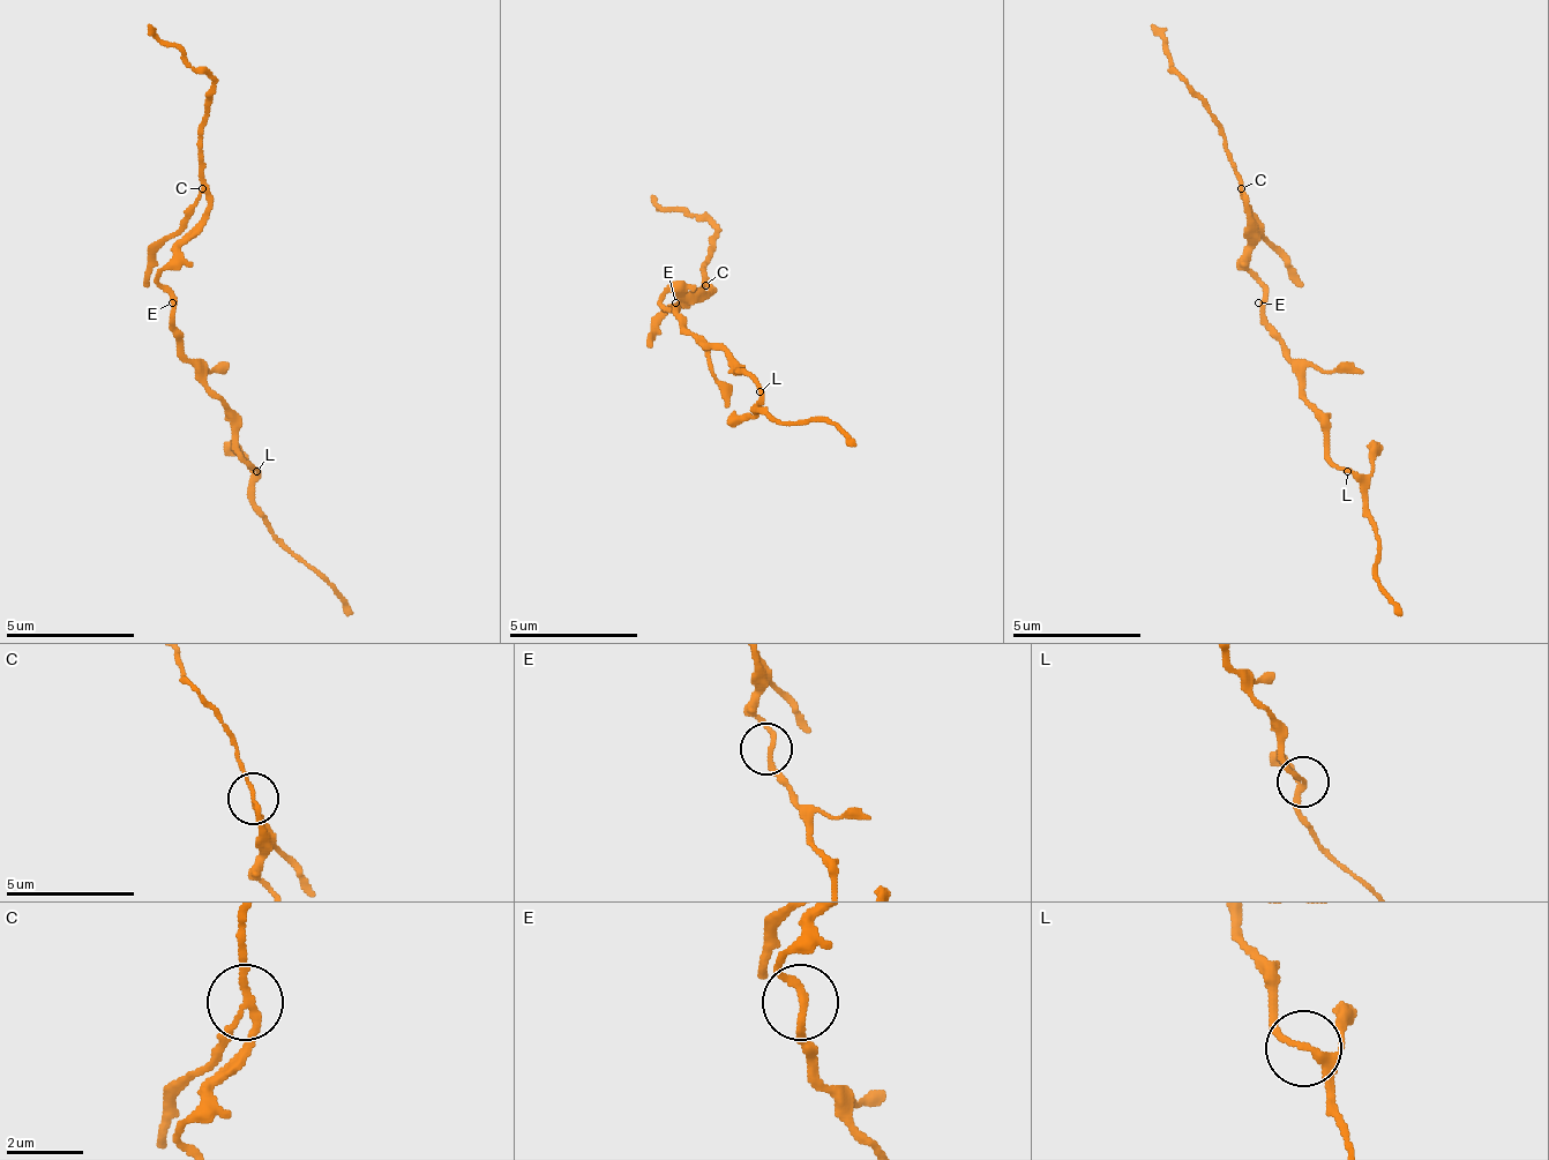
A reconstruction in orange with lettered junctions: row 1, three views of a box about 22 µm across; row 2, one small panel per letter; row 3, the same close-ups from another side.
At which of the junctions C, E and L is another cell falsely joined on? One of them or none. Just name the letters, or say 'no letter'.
C

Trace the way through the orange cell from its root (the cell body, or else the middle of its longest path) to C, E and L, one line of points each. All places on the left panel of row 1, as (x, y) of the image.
C: (172, 335), (172, 290), (159, 277), (159, 270), (172, 257), (172, 252), (204, 219), (204, 187)
E: (172, 335), (172, 302)
L: (172, 335), (185, 348), (185, 360), (197, 373), (197, 380), (230, 412), (236, 425), (236, 450), (255, 470)

